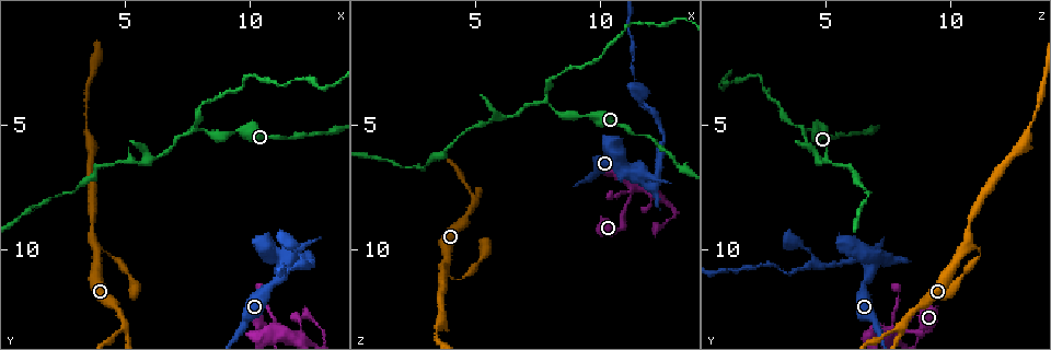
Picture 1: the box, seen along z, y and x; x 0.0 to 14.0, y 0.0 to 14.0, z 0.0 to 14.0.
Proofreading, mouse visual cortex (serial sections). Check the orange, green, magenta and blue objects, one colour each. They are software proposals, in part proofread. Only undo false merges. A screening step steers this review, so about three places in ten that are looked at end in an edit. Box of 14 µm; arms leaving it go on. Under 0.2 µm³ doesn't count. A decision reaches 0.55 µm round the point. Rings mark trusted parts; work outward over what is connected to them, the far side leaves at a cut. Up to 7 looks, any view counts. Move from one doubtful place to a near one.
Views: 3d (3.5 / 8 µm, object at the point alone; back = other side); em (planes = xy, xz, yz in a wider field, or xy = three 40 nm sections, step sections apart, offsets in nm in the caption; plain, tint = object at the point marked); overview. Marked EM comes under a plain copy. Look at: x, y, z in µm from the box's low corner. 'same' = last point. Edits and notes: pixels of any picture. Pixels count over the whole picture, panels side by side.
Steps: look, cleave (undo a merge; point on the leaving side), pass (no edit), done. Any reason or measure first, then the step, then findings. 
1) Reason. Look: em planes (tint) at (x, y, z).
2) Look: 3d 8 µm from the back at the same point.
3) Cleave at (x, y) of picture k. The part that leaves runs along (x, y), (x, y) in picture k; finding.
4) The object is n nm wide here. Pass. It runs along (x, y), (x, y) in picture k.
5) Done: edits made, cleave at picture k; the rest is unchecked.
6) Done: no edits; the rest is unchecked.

Abrupt turn. Look: 3d 8 µm at (12.2, 10.4, 7.4).

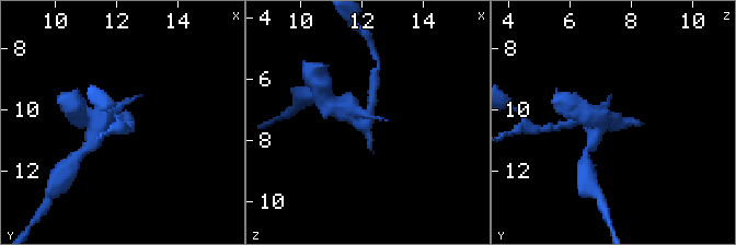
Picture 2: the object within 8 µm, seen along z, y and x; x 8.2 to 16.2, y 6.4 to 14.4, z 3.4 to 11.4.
Closer look. Look: 3d 3.5 µm at (12.1, 10.4, 7.5).

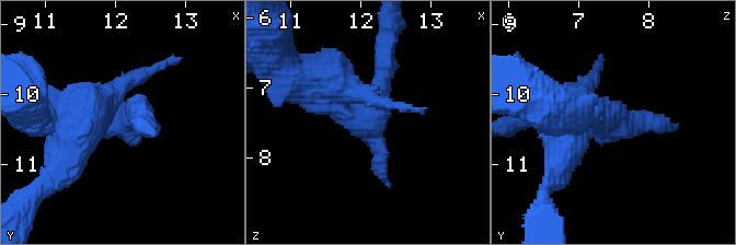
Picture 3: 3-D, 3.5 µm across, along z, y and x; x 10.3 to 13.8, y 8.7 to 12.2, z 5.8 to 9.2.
Now the EM. Look: em xy step 5 (tint) at (12.15, 10.35, 7.40).

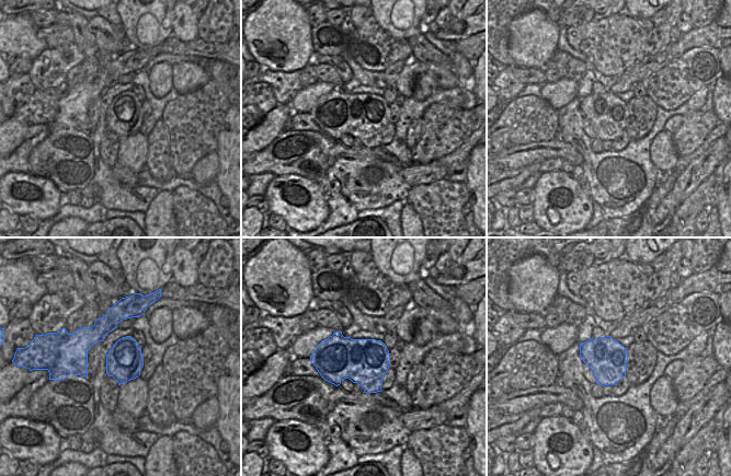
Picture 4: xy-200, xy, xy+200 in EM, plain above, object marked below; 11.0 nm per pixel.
Cleave at (624, 135) of picture 3. A border runs along (79, 329), (91, 333), (96, 341) in picture 4; a second cell is stuck on.

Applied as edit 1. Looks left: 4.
Look: overview.

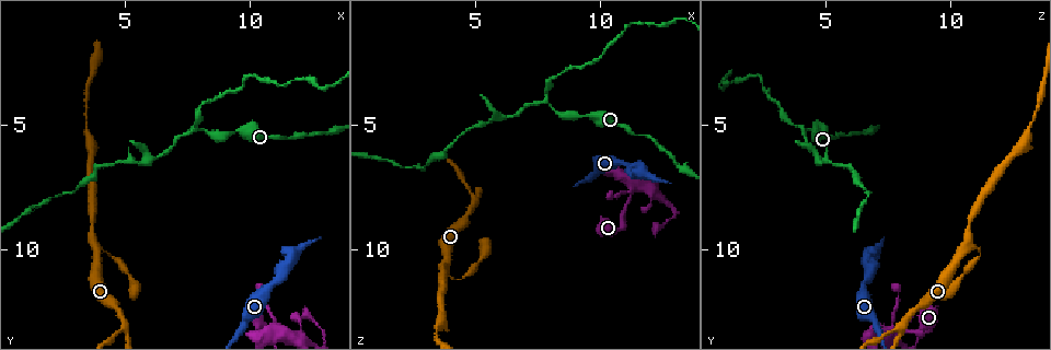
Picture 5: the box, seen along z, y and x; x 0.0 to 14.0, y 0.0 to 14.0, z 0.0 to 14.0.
Branch point. Look: 3d 3.5 µm at (3.8, 9.9, 10.7).

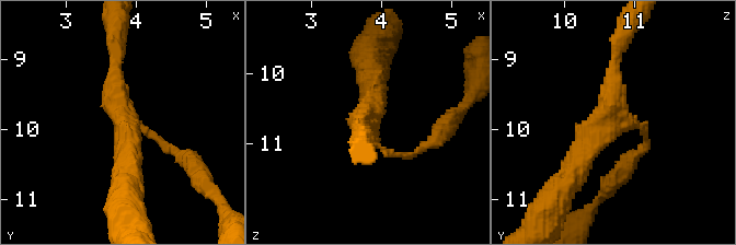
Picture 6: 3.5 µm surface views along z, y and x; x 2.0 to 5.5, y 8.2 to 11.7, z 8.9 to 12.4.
3 arms meet here; the arms are 100, 150, 350 nm wide; shape alone is not enough. Look: em planes (tint) at (3.80, 9.85, 10.60).

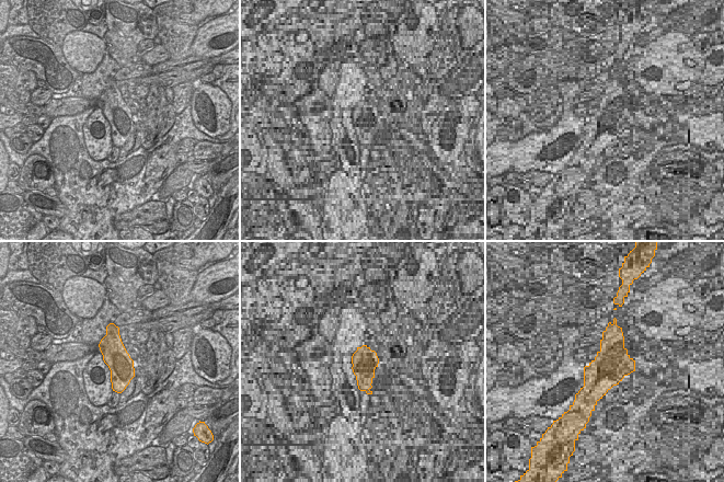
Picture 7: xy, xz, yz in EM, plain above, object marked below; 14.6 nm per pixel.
Pass. All the same cell.

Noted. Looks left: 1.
Done: edits made, cleave at picture 3; the rest is unchecked.

